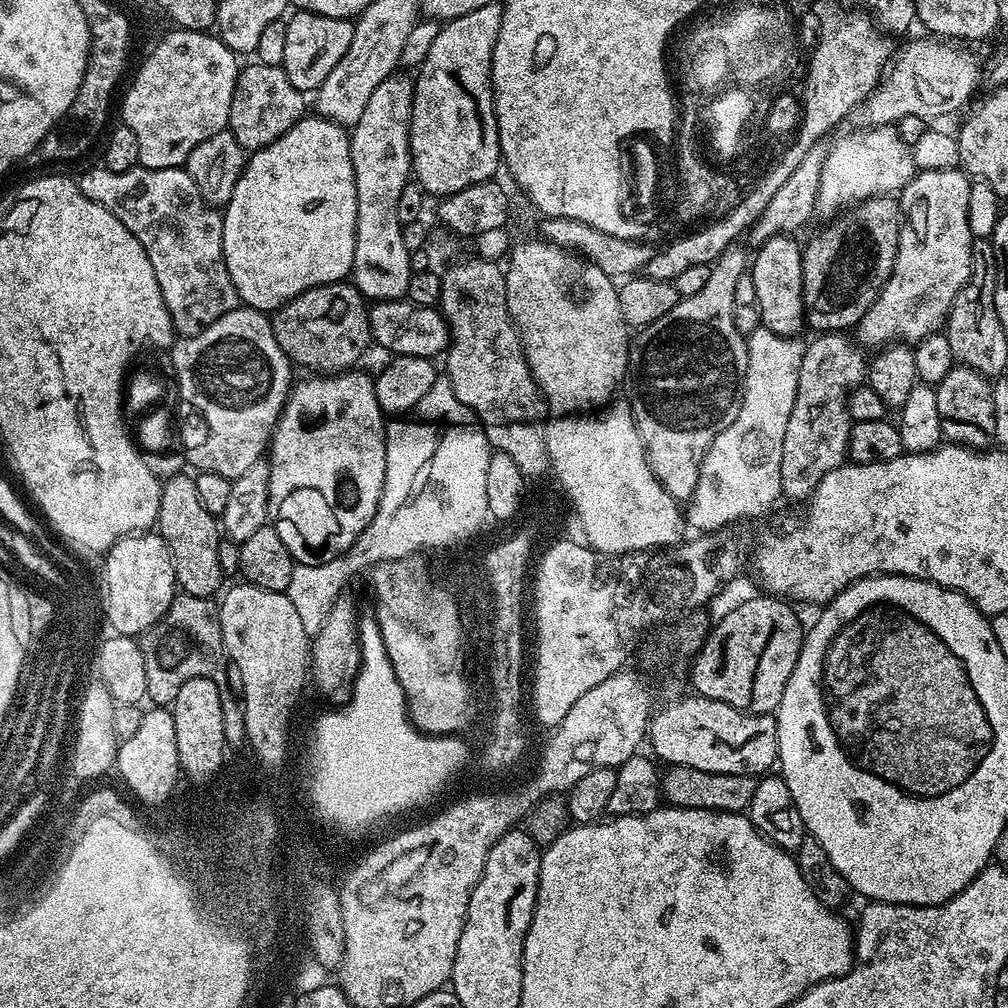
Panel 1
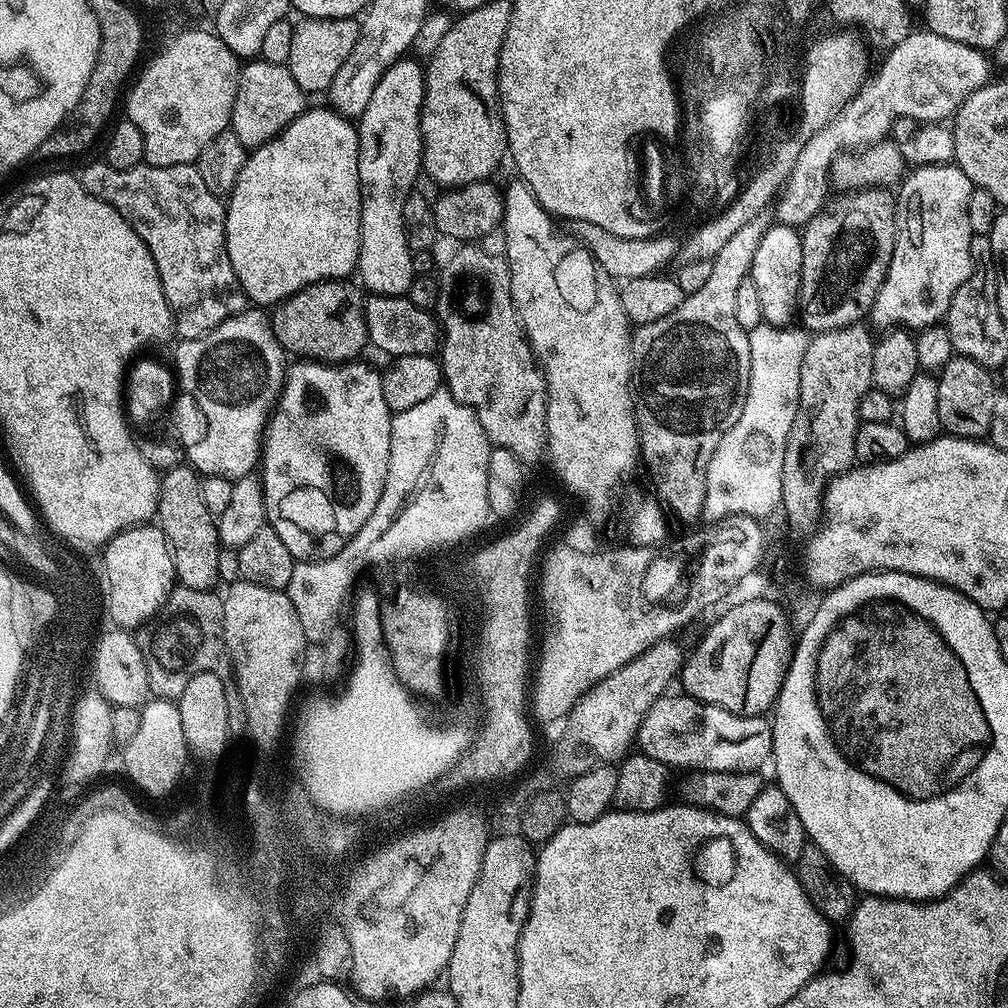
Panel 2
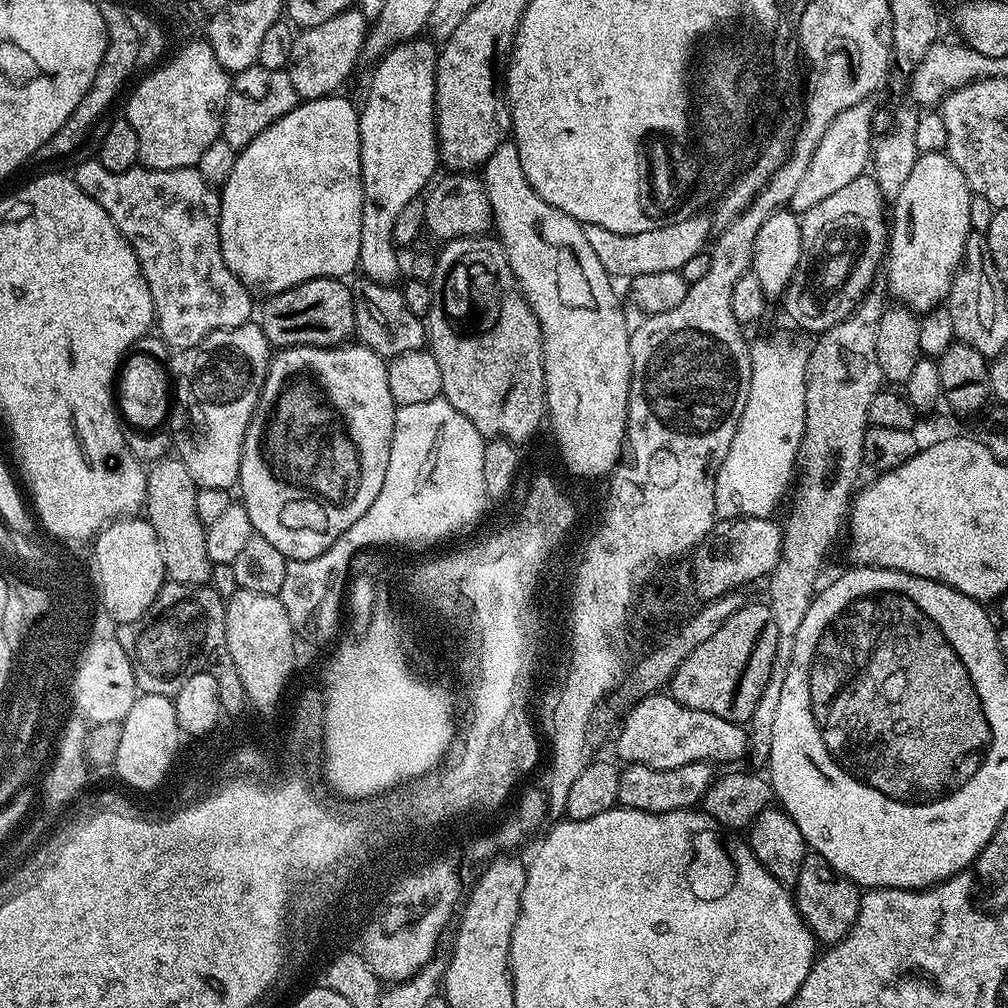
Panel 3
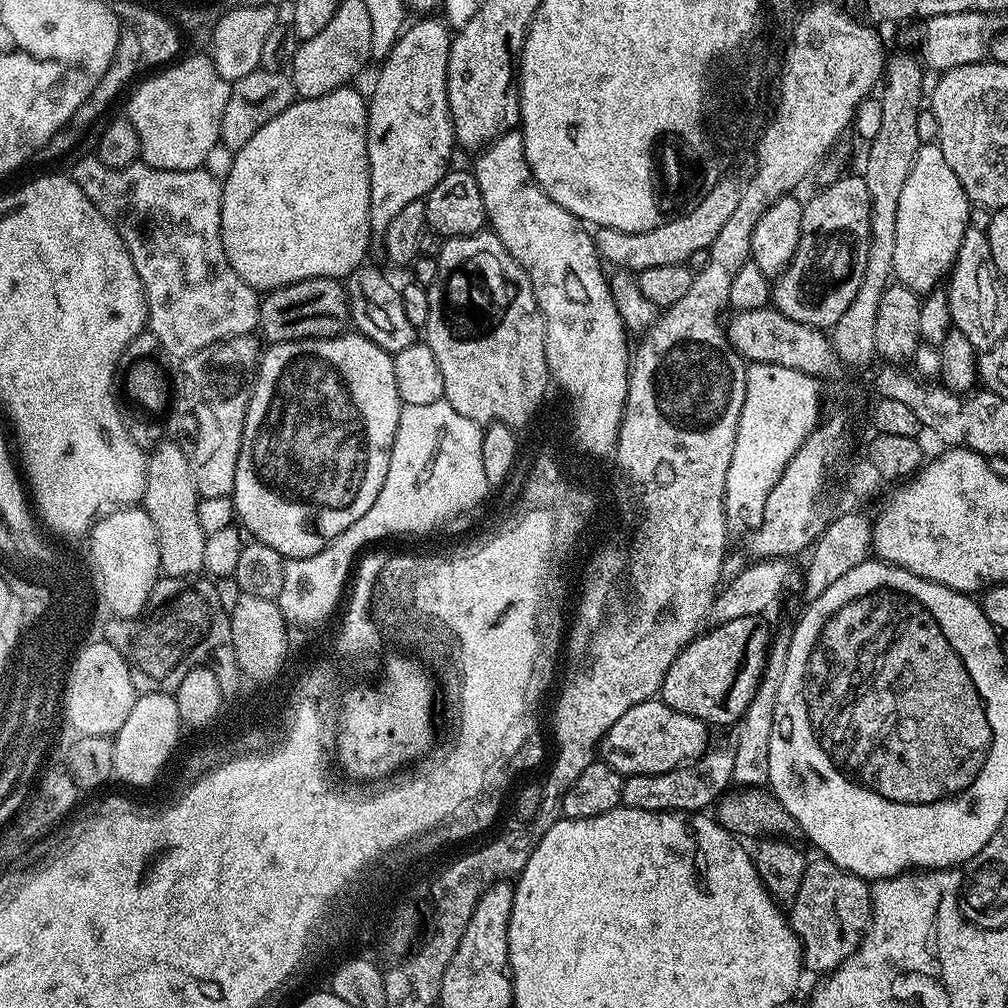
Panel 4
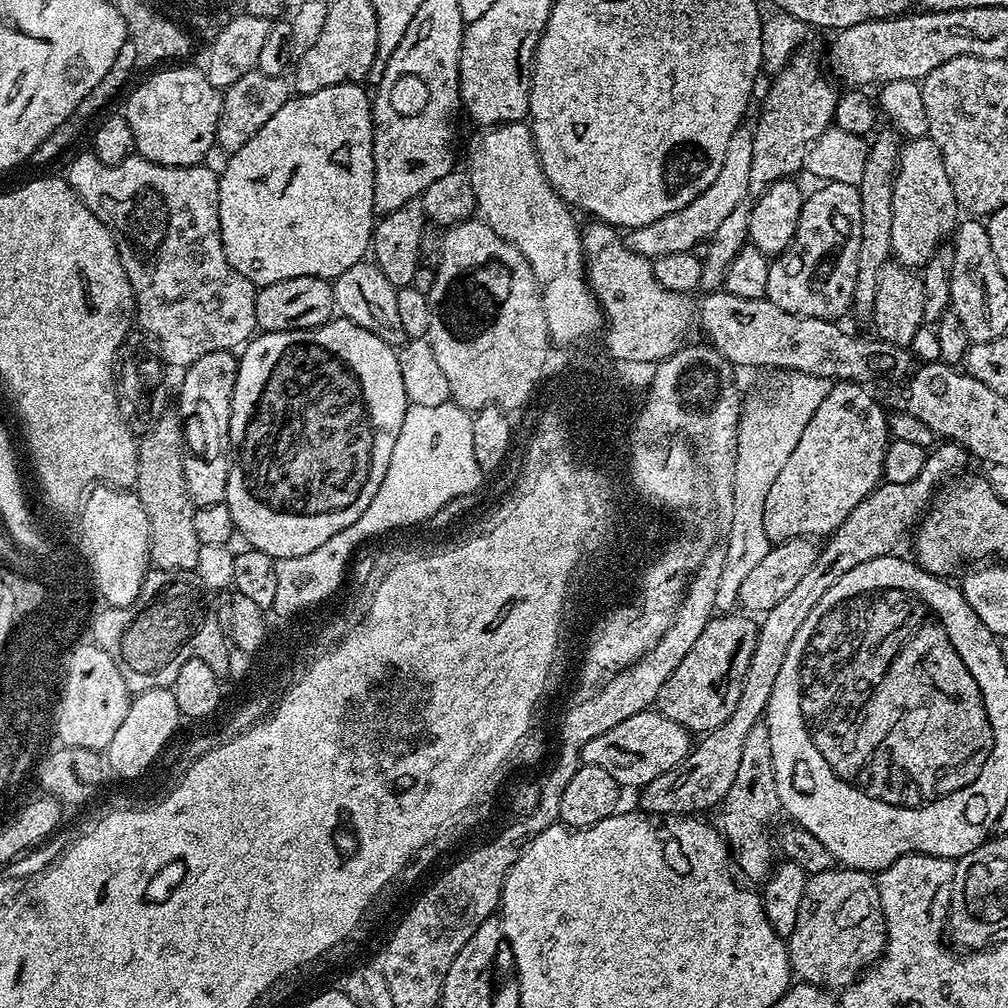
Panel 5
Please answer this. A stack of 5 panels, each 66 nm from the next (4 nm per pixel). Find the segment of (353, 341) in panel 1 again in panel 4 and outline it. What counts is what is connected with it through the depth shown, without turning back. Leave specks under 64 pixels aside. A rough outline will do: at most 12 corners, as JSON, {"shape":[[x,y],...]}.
{"shape":[[315,276],[260,301],[265,341],[317,340],[349,327],[339,279]]}

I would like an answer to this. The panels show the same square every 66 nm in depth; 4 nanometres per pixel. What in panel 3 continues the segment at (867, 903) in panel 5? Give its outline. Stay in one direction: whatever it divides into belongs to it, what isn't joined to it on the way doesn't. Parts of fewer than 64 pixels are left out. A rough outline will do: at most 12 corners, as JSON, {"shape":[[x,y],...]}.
{"shape":[[810,854],[794,885],[800,917],[821,945],[856,925],[857,885]]}

